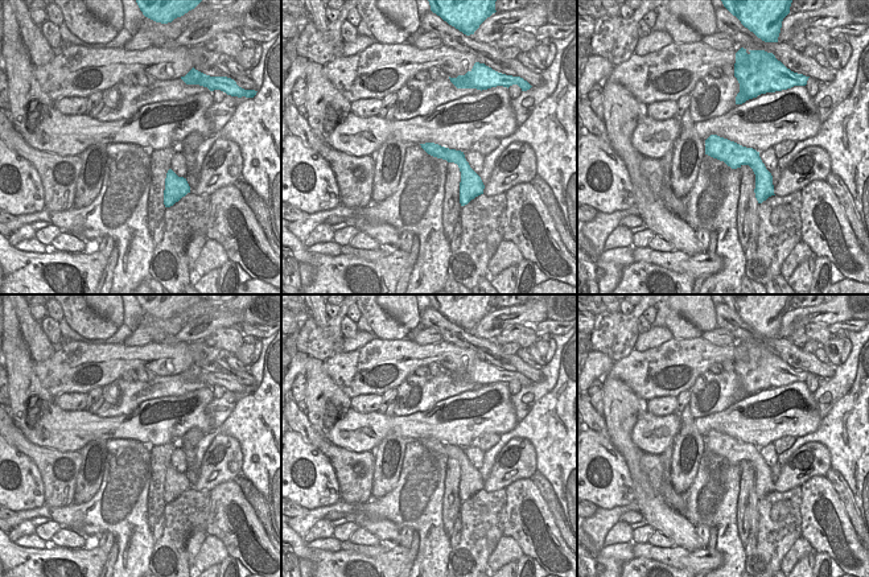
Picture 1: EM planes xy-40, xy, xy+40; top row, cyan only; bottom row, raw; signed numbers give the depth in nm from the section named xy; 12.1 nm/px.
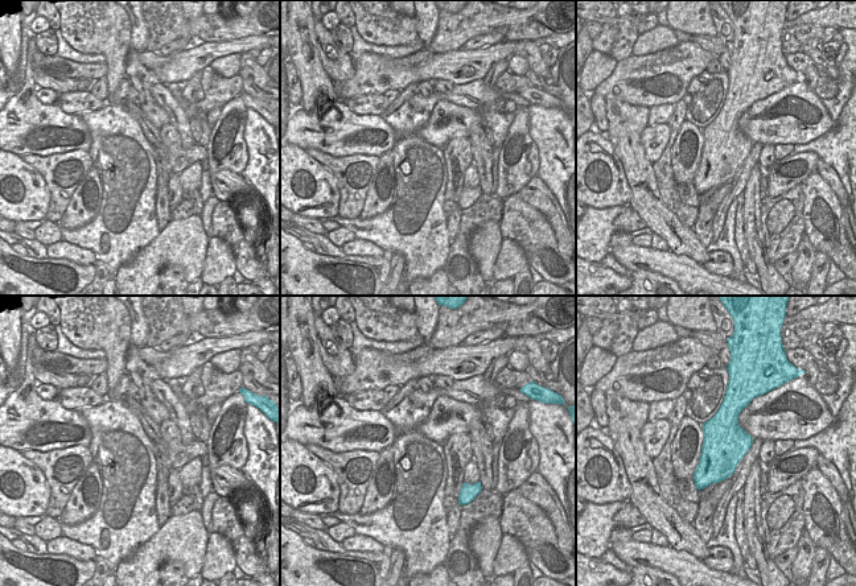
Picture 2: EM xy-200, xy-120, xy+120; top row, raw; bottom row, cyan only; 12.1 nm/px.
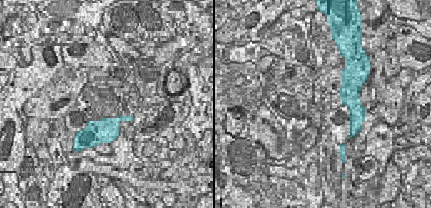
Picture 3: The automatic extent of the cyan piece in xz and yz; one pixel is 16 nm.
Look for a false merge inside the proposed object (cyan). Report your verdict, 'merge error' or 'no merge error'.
no merge error

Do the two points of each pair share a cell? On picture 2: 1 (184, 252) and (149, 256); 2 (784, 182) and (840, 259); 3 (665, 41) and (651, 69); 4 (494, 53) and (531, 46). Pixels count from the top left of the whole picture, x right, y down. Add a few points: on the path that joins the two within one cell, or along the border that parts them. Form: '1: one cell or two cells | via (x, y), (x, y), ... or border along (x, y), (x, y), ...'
1: one cell | via (176, 252), (161, 252), (157, 255)
2: two cells | border along (815, 170), (799, 184)
3: two cells | border along (678, 42), (655, 52), (632, 56)
4: two cells | border along (518, 41), (517, 49), (513, 53)

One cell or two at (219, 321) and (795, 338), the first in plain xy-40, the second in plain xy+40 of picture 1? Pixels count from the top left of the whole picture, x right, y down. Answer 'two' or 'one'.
two

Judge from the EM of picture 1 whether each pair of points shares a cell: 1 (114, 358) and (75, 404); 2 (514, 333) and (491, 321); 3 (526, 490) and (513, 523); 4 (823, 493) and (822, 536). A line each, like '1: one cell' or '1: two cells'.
1: two cells
2: two cells
3: one cell
4: one cell

